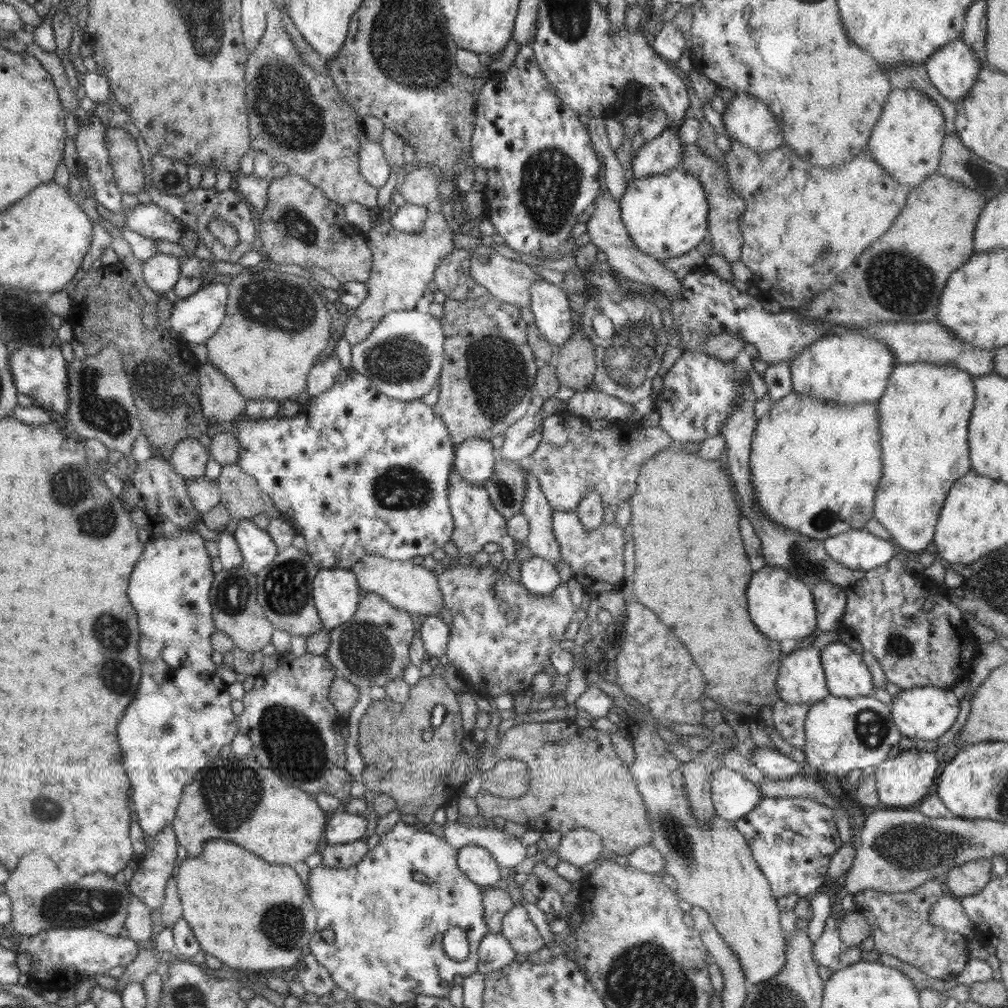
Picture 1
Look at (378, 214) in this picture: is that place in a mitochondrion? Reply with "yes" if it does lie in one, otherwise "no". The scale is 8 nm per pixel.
no

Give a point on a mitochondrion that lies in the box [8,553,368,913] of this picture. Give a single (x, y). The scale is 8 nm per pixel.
(293, 742)

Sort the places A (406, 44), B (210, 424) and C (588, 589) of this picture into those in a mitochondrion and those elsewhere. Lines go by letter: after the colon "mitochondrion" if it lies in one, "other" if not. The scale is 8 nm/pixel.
A: mitochondrion
B: other
C: other

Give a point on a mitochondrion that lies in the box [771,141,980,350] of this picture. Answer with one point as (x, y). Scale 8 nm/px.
(905, 287)

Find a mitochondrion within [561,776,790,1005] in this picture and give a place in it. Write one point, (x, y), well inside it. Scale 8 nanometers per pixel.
(681, 843)

